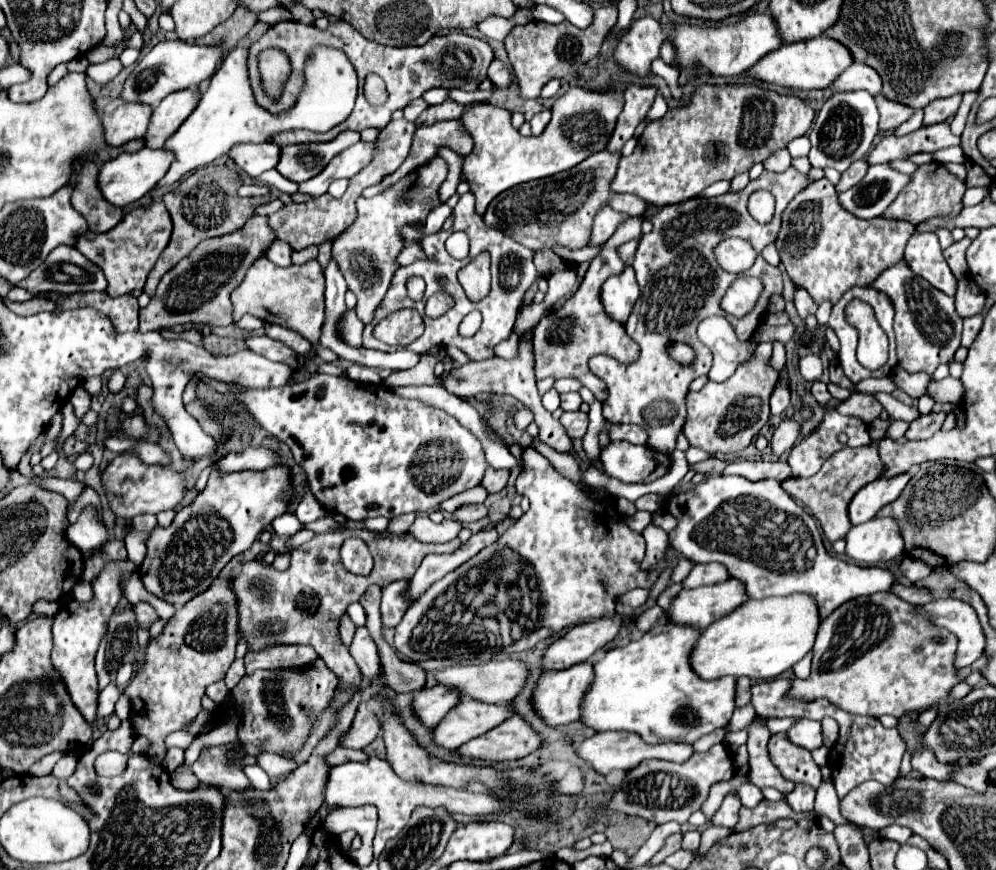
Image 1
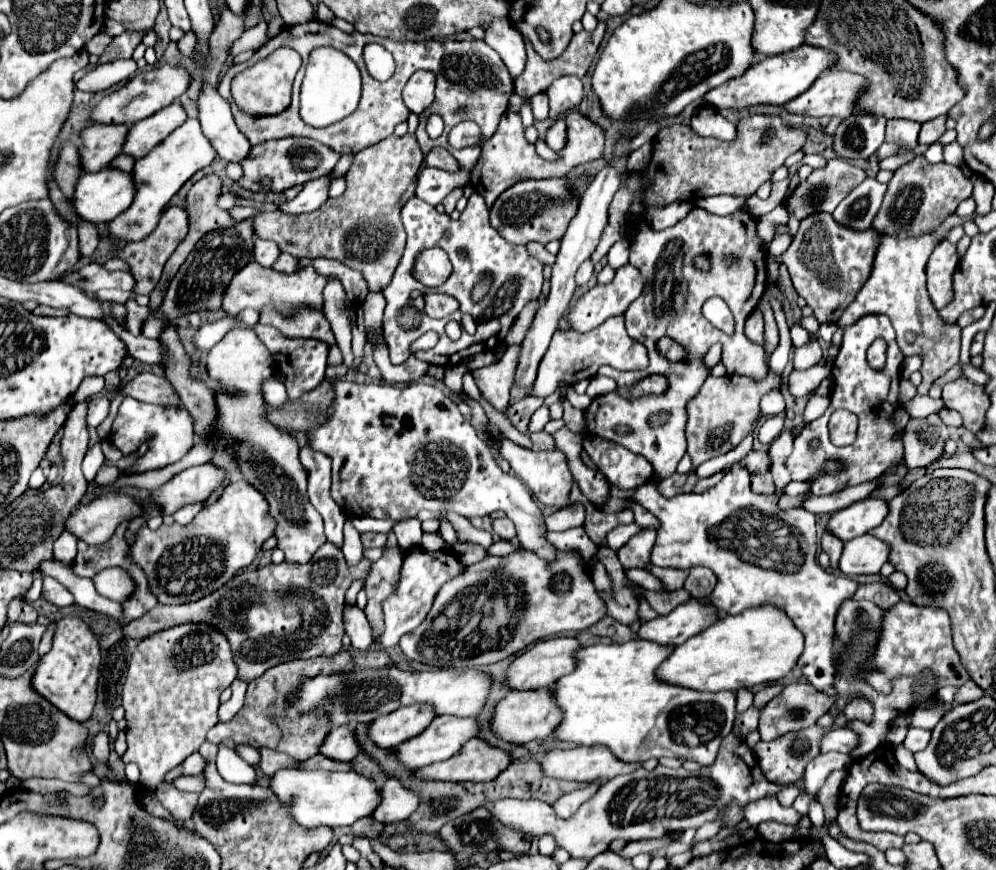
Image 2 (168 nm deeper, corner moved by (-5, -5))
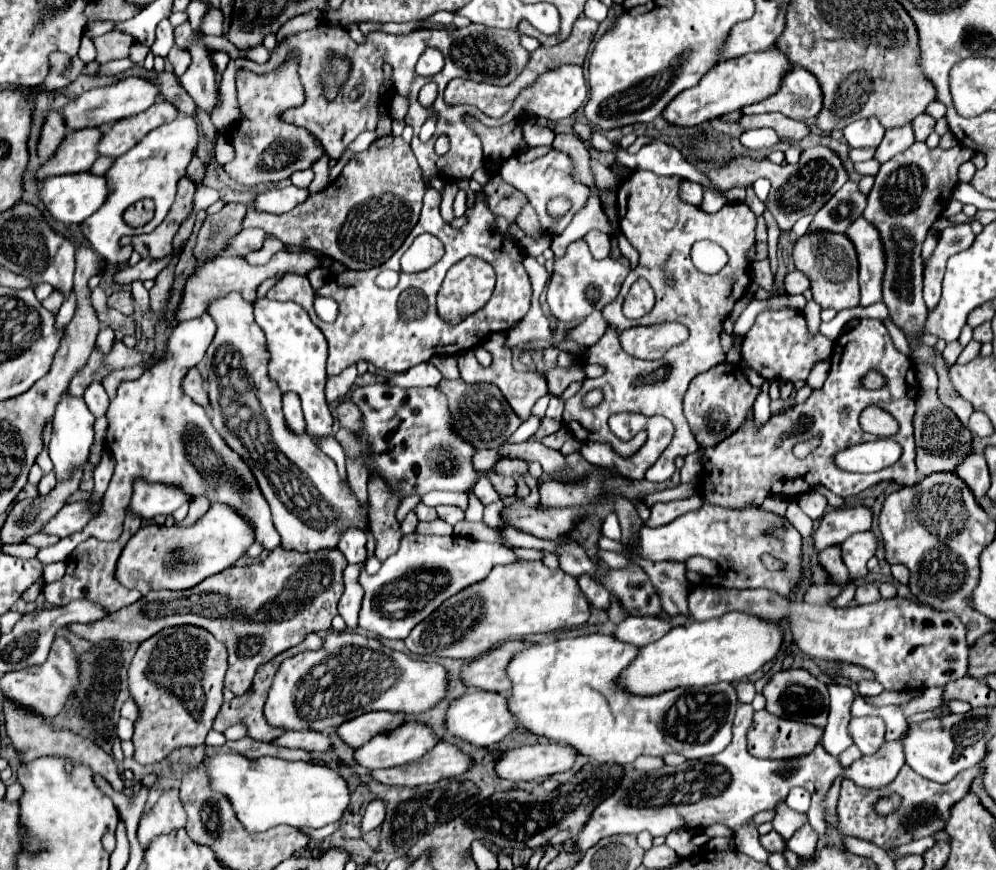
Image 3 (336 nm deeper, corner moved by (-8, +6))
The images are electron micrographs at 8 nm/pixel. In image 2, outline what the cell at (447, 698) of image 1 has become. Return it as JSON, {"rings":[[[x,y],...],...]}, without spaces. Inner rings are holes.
{"rings":[[[409,705],[371,721],[367,725],[367,735],[373,745],[389,749],[409,737],[419,735],[433,719],[435,713],[429,705]]]}

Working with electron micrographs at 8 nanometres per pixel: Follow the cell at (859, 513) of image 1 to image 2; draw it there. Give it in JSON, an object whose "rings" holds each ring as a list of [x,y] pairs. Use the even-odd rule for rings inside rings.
{"rings":[[[863,499],[863,501],[857,501],[837,513],[833,513],[825,531],[833,533],[837,539],[847,543],[859,535],[865,535],[867,531],[875,529],[877,525],[881,525],[887,511],[889,511],[887,501]]]}

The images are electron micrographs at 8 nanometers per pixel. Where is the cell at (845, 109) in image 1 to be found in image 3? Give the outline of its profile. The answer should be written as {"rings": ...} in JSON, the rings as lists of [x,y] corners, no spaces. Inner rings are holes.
{"rings":[[[866,118],[856,120],[844,128],[844,138],[850,148],[860,146],[878,146],[884,136],[884,126],[878,122],[878,118]]]}

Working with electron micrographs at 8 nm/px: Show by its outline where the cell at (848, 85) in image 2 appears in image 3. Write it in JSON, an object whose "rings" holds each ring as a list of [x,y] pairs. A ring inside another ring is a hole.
{"rings":[[[796,68],[784,78],[782,88],[770,98],[742,108],[744,114],[762,114],[762,112],[780,112],[794,120],[806,120],[818,116],[824,104],[824,94],[818,78],[806,68]]]}

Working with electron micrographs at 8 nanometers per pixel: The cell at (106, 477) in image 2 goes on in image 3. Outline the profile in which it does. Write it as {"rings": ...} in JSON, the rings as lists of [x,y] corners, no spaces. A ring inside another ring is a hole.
{"rings":[[[138,478],[132,488],[130,508],[144,520],[154,518],[156,514],[168,516],[188,500],[188,494],[174,484],[166,486],[164,482],[148,482]]]}

